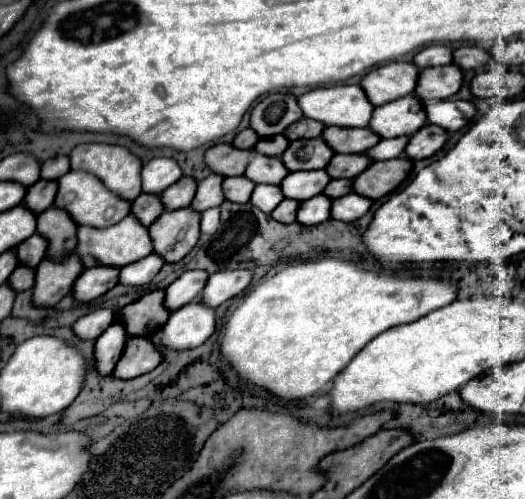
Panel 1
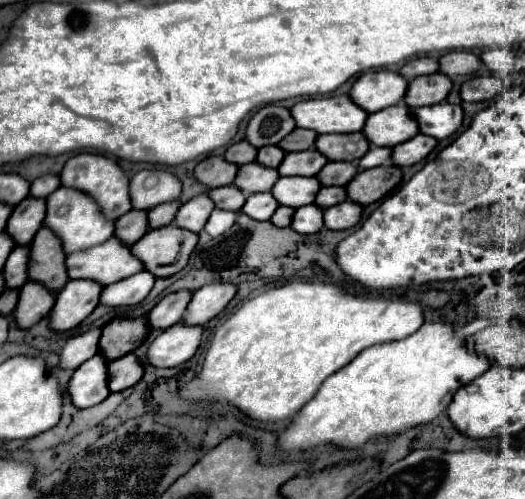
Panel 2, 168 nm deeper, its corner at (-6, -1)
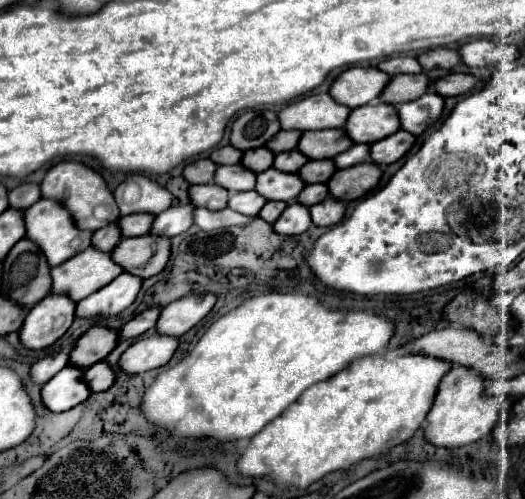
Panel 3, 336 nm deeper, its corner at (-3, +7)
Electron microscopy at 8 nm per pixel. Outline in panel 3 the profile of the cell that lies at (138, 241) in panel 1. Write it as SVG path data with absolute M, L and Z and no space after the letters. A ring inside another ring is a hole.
M88 246L88 250L82 250L76 258L52 268L52 294L68 294L80 302L122 272L124 268L116 266L110 254L100 254L96 246Z

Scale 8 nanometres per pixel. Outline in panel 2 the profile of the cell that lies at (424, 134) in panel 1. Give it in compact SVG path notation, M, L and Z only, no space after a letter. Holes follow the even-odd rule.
M417 134L409 142L403 142L395 148L391 148L391 162L395 166L401 166L401 168L403 166L413 166L413 164L421 162L435 148L435 144L437 144L435 138Z

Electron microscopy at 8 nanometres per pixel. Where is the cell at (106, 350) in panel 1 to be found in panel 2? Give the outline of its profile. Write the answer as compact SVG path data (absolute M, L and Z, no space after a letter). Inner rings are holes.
M95 354L95 358L83 362L83 366L73 372L67 392L71 402L81 410L103 402L111 394L107 390L107 364L101 354Z

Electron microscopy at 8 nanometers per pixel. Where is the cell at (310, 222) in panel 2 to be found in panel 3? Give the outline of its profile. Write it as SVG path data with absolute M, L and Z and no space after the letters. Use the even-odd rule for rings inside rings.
M290 204L286 206L284 214L278 218L278 222L274 224L274 230L278 234L302 234L312 226L312 216L310 216L310 208L306 208L304 204Z

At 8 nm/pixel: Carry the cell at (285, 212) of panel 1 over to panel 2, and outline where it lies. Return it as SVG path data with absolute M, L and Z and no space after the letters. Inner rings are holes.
M279 206L279 208L275 210L275 214L271 216L271 222L273 222L275 226L279 226L279 228L285 228L285 226L291 224L293 212L295 212L295 210L291 210L291 208L287 208L287 206Z

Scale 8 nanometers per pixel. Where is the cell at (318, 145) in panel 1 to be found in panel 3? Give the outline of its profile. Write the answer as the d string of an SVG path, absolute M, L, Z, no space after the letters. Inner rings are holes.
M288 150L288 152L280 152L274 158L274 166L280 172L298 172L304 164L308 162L308 158L300 152L300 150Z

